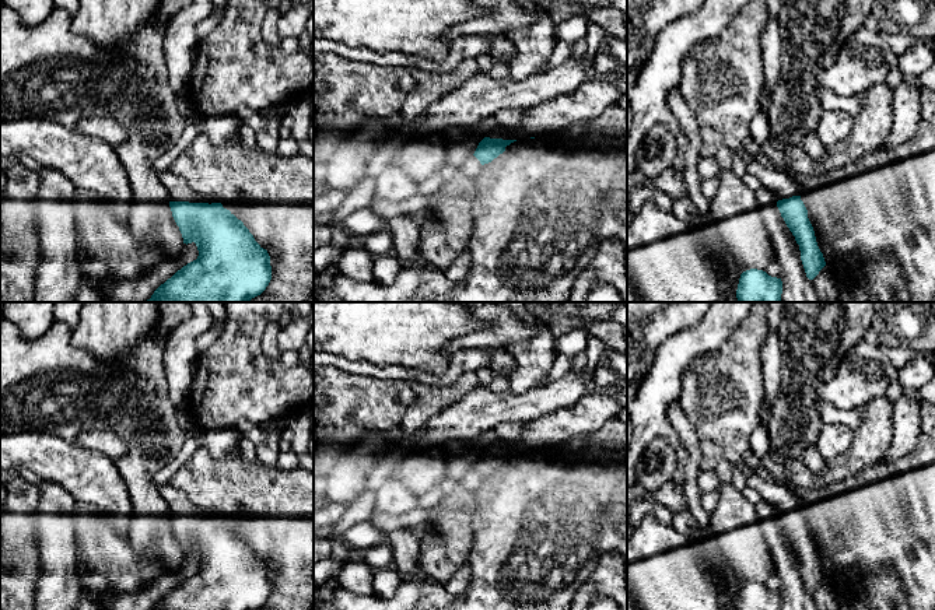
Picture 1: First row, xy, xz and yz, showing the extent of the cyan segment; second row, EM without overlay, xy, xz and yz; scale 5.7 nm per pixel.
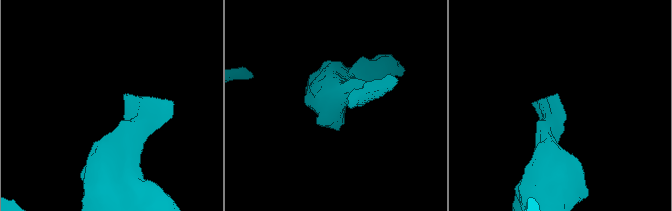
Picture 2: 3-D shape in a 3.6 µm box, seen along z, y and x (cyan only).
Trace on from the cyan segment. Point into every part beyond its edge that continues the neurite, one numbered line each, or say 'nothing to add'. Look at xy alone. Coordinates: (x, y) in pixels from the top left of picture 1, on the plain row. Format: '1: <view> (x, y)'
1: xy (179, 504)

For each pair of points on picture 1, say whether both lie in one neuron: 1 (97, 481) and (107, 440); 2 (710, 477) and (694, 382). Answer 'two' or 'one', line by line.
1: two
2: two

